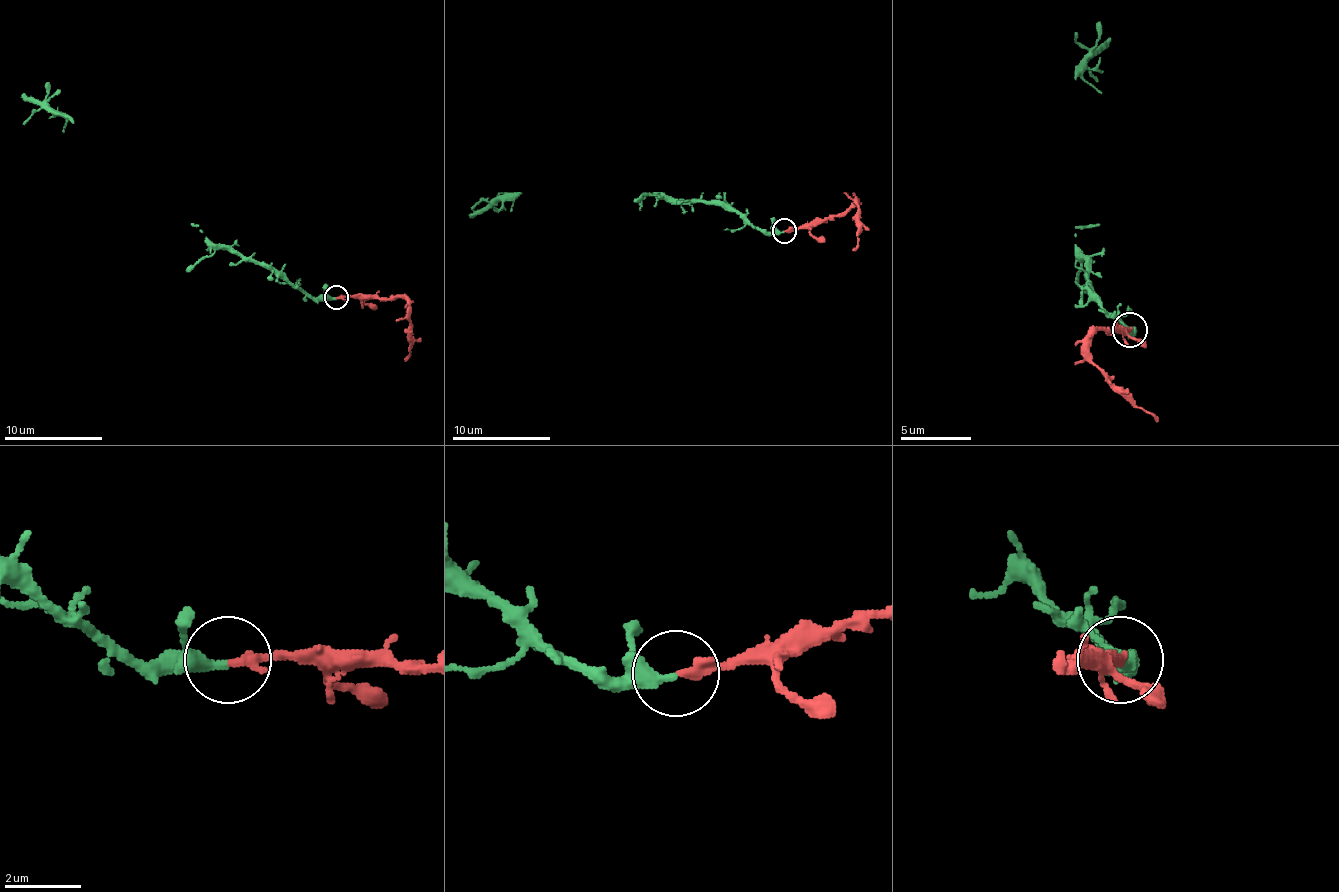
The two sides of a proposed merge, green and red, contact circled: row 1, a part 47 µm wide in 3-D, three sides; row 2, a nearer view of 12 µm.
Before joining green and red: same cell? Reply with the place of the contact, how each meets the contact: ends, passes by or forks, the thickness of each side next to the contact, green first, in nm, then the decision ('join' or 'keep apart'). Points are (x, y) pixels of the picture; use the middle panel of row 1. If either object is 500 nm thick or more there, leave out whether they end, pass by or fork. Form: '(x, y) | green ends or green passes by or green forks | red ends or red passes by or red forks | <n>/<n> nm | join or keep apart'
(784, 231) | green ends | red ends | 320/300 nm | join

